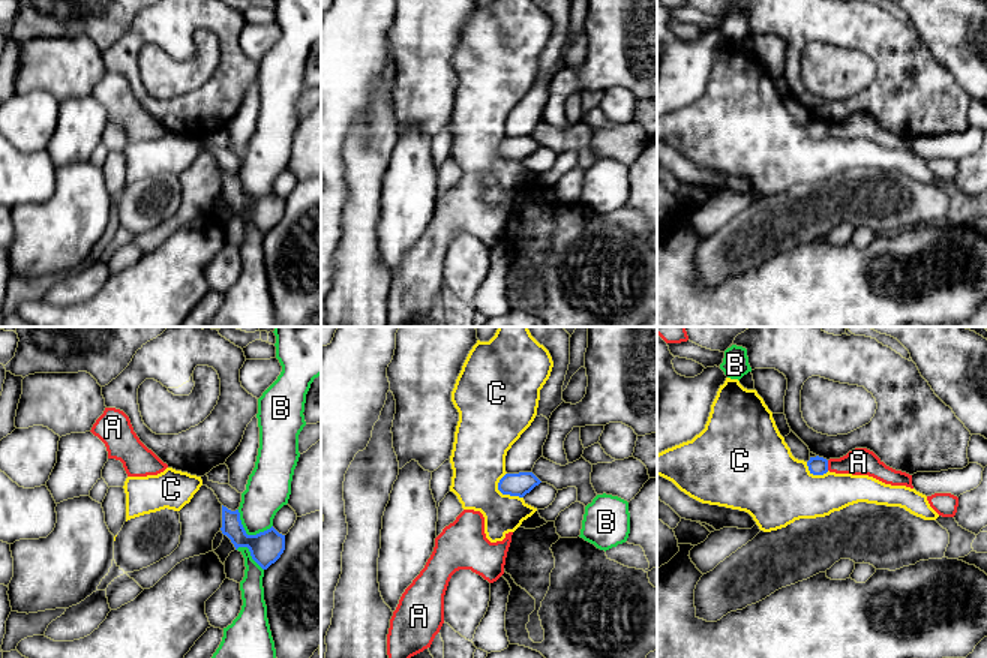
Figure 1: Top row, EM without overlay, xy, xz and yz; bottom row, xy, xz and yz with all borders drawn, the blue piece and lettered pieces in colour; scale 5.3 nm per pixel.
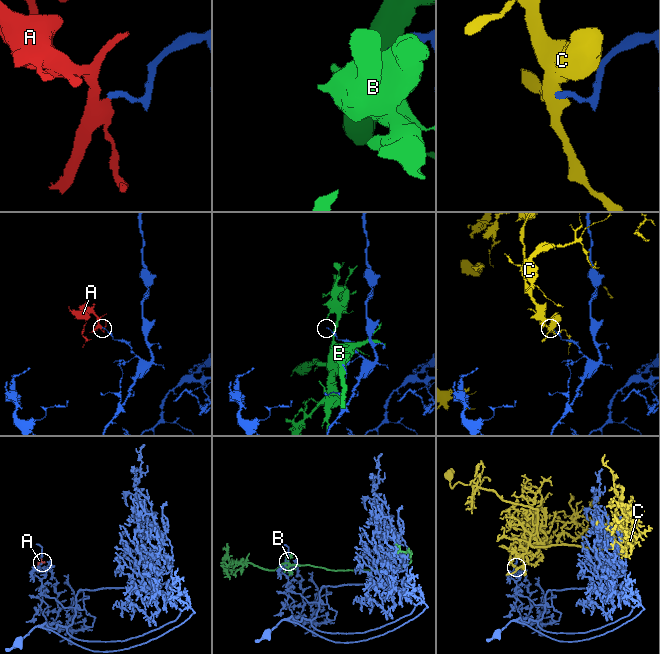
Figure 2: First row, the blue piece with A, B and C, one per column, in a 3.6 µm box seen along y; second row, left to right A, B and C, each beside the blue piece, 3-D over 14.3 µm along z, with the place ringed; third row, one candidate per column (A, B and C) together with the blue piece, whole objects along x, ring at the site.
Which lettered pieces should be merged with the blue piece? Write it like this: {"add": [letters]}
{"add": []}

